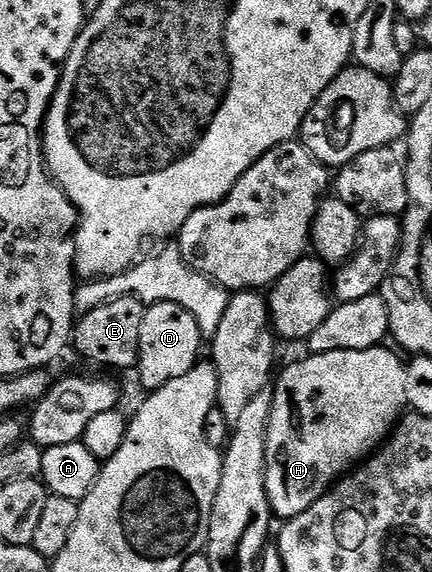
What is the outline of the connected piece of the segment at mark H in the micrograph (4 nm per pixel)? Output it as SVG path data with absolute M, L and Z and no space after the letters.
M386 346L320 352L307 355L307 360L283 370L278 385L272 388L274 401L266 443L266 493L270 499L270 511L275 517L282 516L283 521L288 521L304 514L308 506L330 491L339 477L349 473L389 437L407 407L406 369L404 360L401 360L403 357L398 356L393 356Z

